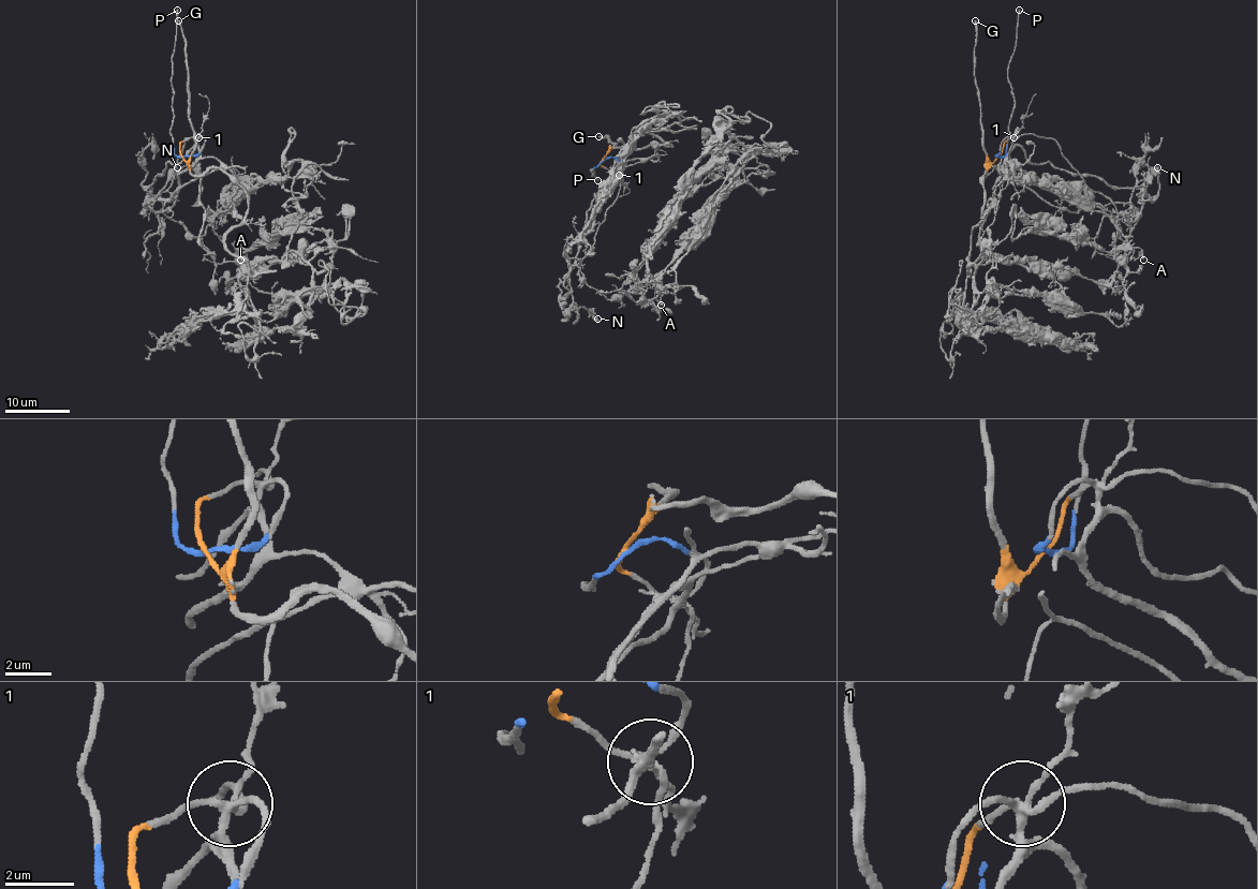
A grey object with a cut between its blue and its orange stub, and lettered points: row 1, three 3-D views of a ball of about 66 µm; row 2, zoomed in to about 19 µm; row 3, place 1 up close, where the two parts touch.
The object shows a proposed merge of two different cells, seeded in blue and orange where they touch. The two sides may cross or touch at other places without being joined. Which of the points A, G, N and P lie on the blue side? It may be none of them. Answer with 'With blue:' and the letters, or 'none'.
With blue: N, P

